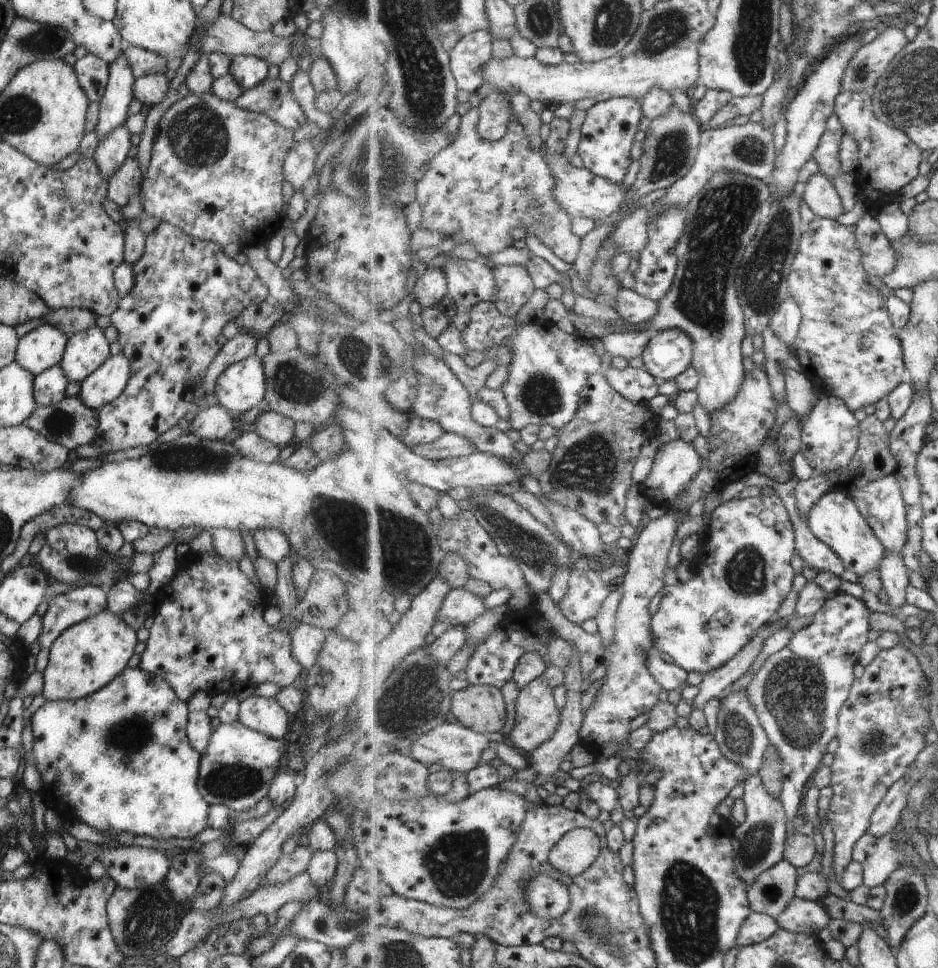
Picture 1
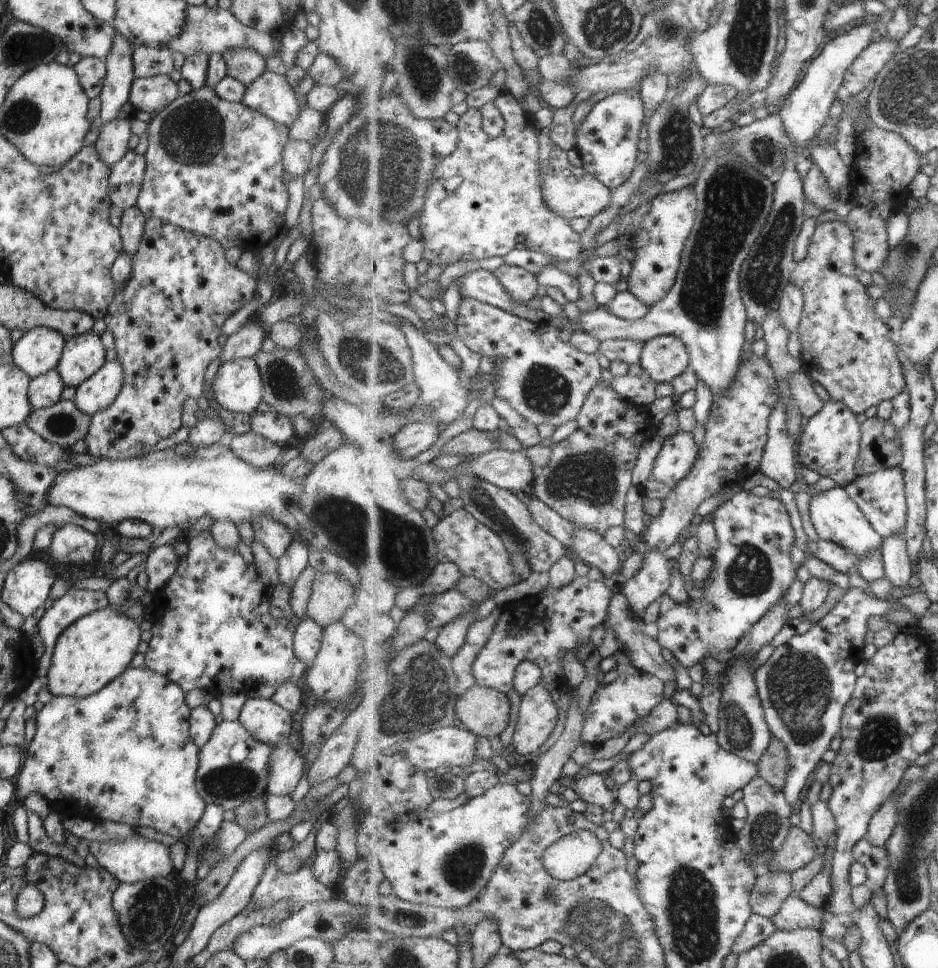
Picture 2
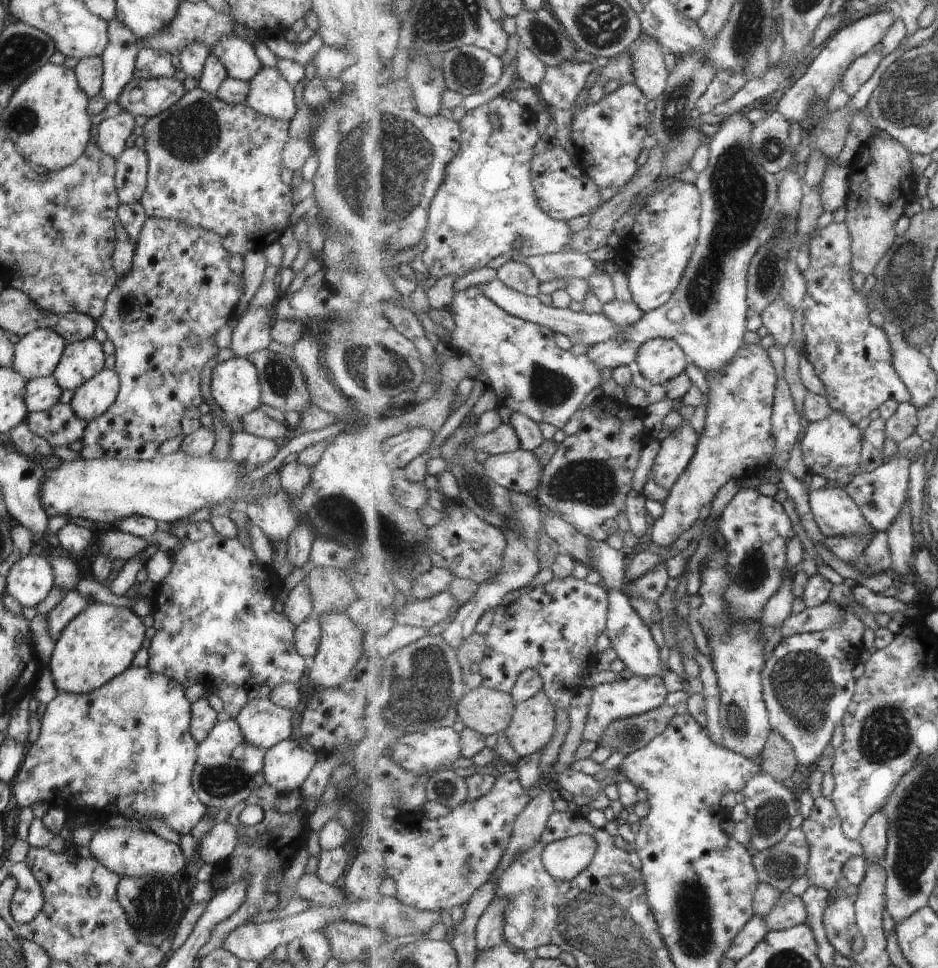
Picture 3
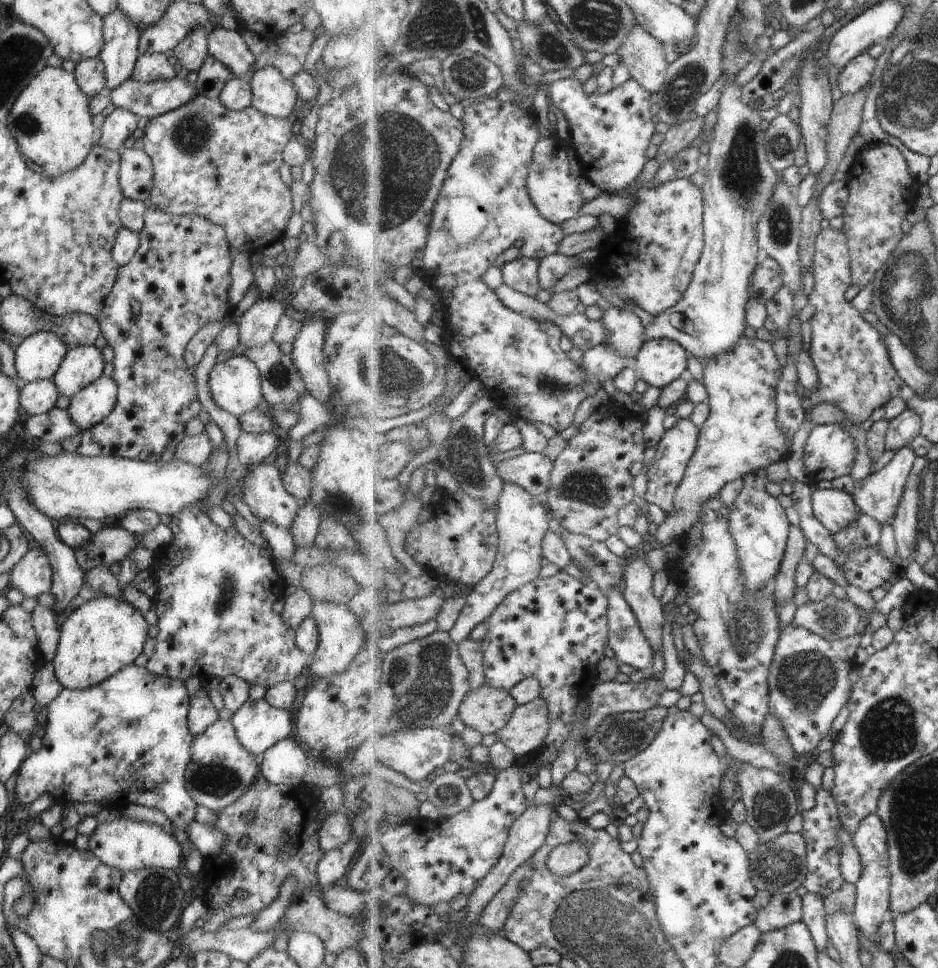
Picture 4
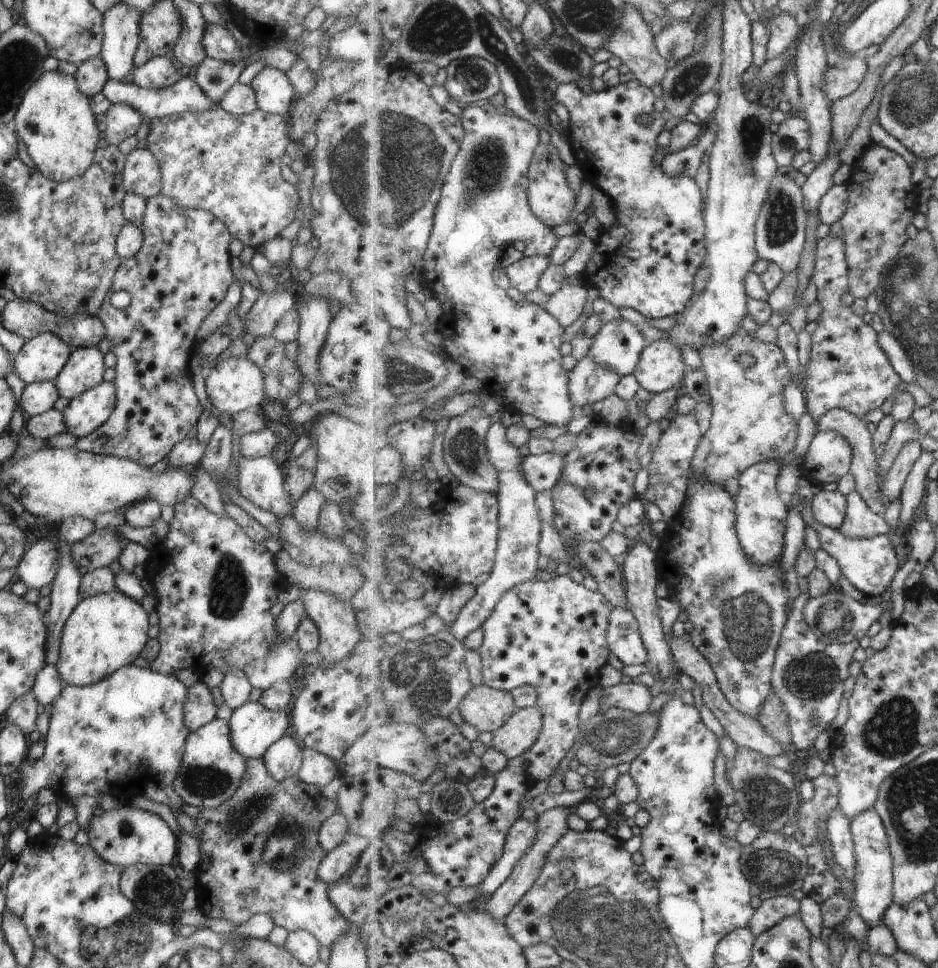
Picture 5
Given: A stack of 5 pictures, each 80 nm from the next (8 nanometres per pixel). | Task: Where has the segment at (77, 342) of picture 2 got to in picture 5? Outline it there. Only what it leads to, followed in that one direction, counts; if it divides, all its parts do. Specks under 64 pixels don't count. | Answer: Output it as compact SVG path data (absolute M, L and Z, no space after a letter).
M96 347L72 349L63 368L52 380L58 396L71 400L103 381L103 355Z

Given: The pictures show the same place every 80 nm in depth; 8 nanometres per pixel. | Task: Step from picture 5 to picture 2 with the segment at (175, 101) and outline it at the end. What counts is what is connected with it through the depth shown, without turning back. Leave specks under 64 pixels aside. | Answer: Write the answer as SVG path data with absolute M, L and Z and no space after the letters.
M155 75L133 79L127 101L135 111L141 110L153 115L177 98L177 83L167 75Z

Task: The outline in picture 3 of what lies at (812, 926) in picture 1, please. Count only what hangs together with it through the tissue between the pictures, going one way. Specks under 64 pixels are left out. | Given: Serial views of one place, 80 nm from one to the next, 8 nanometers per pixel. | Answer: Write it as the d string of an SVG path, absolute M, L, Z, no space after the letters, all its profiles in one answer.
M785 891L775 908L763 916L771 931L784 931L806 923L808 914L805 901L790 891Z

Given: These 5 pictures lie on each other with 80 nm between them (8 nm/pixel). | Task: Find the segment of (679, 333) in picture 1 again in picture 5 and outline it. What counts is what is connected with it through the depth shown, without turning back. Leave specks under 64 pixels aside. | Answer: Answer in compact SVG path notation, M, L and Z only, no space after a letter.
M673 340L657 341L642 352L634 375L642 388L656 395L683 386L687 367Z

